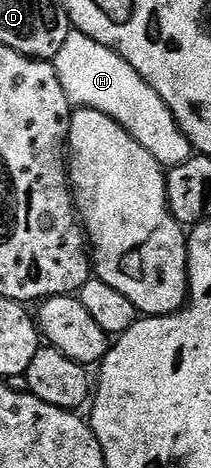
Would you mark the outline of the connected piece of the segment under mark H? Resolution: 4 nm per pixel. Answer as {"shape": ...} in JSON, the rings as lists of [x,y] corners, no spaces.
{"shape":[[[71,32],[52,61],[56,76],[60,76],[60,88],[64,88],[64,96],[68,96],[71,104],[83,110],[104,112],[104,116],[116,120],[116,124],[120,124],[140,148],[152,152],[161,166],[182,165],[192,156],[188,136],[184,136],[176,124],[168,104],[164,104],[156,88],[149,86],[144,76],[140,76],[128,60],[112,52],[112,48],[92,40],[92,36]]]}

